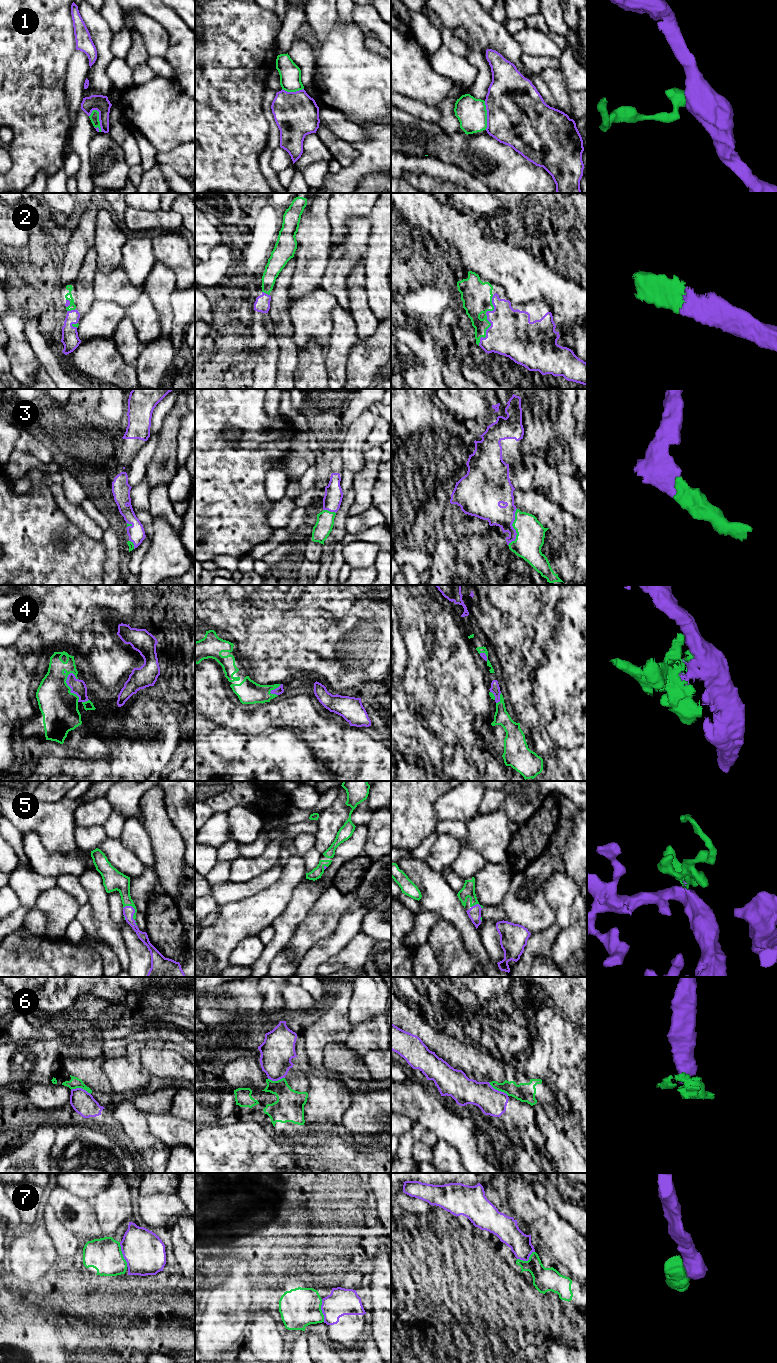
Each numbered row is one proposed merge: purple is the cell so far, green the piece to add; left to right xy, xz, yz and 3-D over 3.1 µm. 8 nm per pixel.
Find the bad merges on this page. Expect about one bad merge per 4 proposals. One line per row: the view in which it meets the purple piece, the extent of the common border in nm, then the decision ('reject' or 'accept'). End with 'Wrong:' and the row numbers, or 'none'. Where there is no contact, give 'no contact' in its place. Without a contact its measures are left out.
1: contact in xy; length 200 nm; reject
2: contact in yz; length 420 nm; accept
3: contact in yz; length 320 nm; accept
4: contact in xy; length 240 nm; accept
5: contact in xy; length 190 nm; accept
6: contact in yz; length 200 nm; reject
7: contact in xy; length 220 nm; reject
Wrong: 1, 6, 7

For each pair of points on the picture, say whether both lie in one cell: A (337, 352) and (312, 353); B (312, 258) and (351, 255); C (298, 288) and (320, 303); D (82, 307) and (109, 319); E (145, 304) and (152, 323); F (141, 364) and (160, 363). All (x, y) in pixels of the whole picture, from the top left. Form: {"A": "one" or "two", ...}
{"A": "two", "B": "two", "C": "two", "D": "two", "E": "one", "F": "one"}

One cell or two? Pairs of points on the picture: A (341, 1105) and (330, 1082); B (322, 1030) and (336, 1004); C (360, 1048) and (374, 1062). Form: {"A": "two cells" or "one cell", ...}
{"A": "one cell", "B": "one cell", "C": "two cells"}

